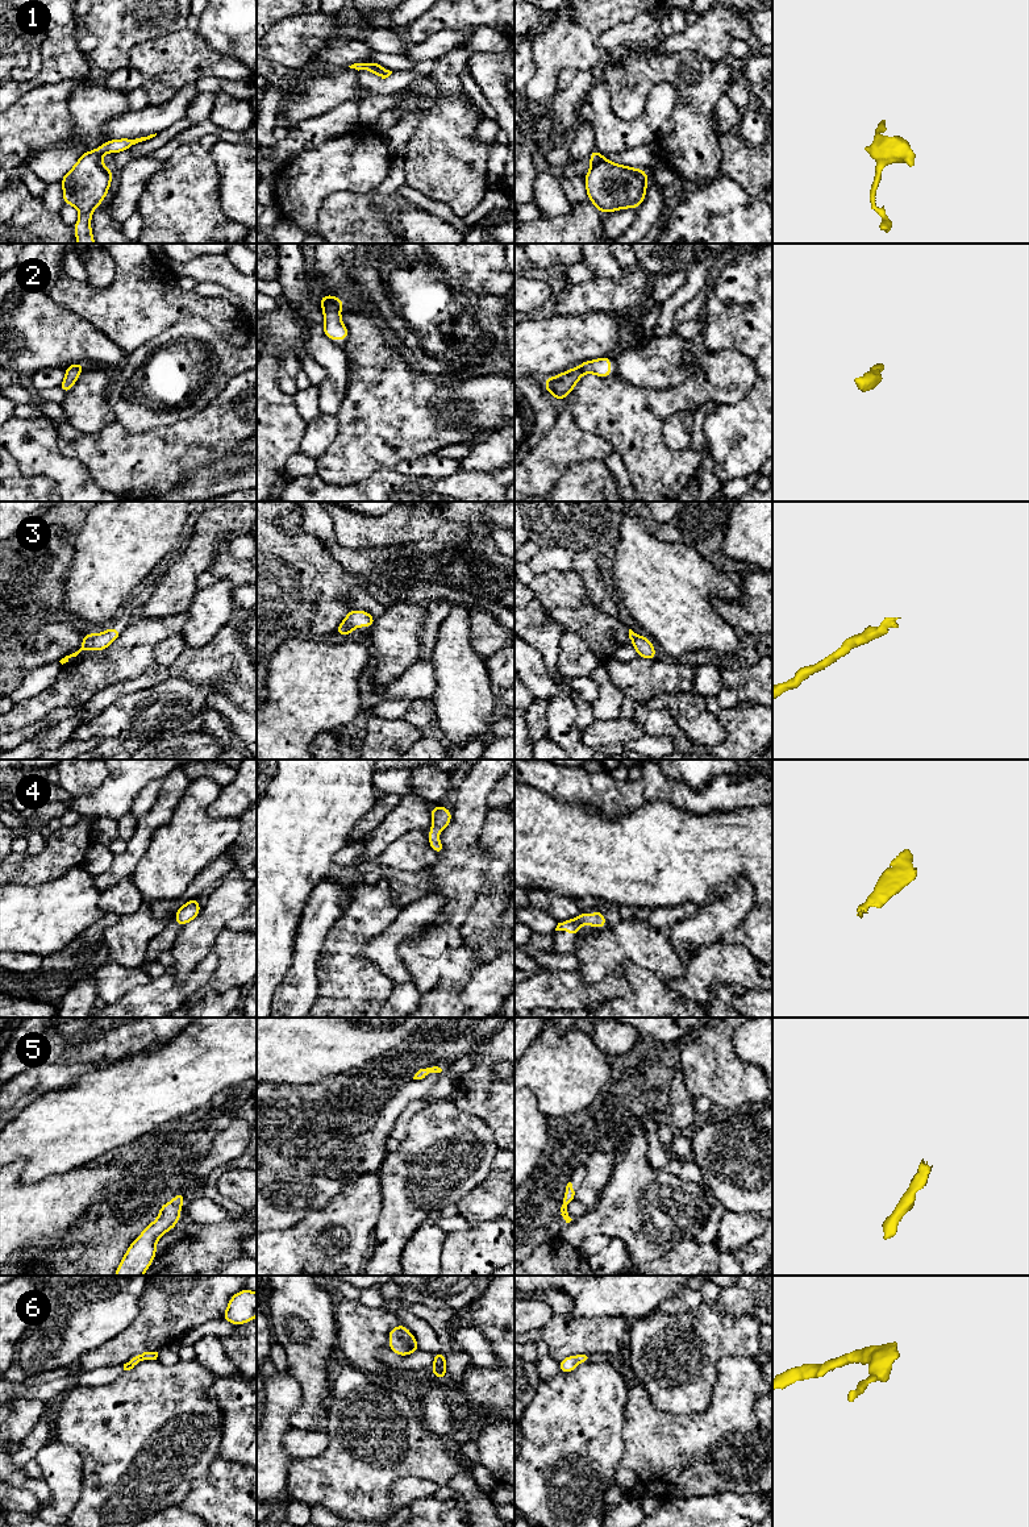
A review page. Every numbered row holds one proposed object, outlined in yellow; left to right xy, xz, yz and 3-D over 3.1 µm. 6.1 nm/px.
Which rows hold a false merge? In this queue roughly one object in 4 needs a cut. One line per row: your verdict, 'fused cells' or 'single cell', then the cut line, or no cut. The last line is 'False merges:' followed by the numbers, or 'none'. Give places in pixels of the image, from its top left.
1: single cell; cut none
2: single cell; cut none
3: single cell; cut none
4: single cell; cut none
5: single cell; cut none
6: single cell; cut none
False merges: none

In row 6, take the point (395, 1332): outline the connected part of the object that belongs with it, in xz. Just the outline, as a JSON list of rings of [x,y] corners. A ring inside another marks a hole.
[[[404,1324],[393,1327],[388,1337],[391,1339],[388,1347],[399,1356],[407,1356],[420,1349],[414,1336]]]

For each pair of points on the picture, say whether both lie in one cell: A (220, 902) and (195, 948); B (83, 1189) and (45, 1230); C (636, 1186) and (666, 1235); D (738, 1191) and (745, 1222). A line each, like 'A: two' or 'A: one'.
A: one
B: one
C: one
D: two

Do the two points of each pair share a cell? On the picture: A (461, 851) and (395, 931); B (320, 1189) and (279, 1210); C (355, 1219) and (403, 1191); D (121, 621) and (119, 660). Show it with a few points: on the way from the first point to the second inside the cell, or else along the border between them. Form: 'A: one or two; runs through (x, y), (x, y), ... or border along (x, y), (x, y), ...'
A: two; border along (429, 893), (445, 899), (441, 912), (432, 924)
B: one; runs through (309, 1193), (290, 1201)
C: two; border along (379, 1173), (380, 1214), (374, 1234)
D: two; border along (134, 618), (103, 650)

